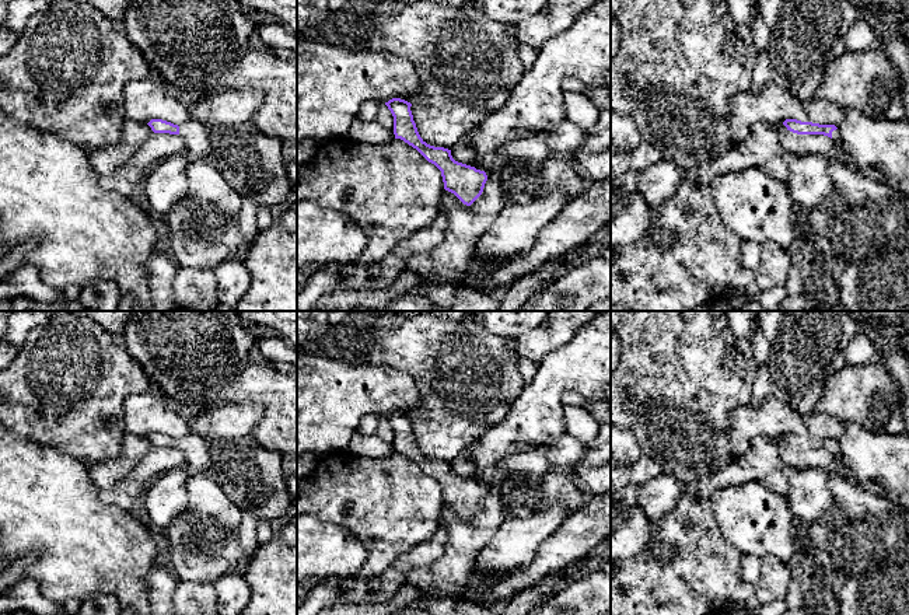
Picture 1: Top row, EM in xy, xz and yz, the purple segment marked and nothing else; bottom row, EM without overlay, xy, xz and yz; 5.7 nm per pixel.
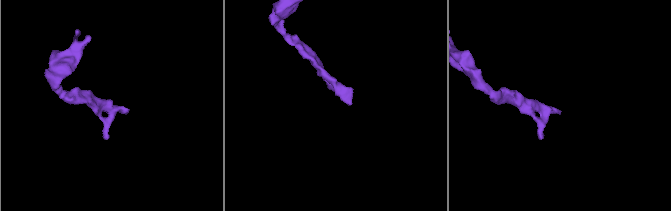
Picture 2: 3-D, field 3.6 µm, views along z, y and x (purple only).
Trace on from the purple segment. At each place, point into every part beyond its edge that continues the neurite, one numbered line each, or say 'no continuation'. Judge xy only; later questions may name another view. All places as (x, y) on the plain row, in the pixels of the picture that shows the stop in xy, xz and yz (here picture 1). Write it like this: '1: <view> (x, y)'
1: xy (196, 451)

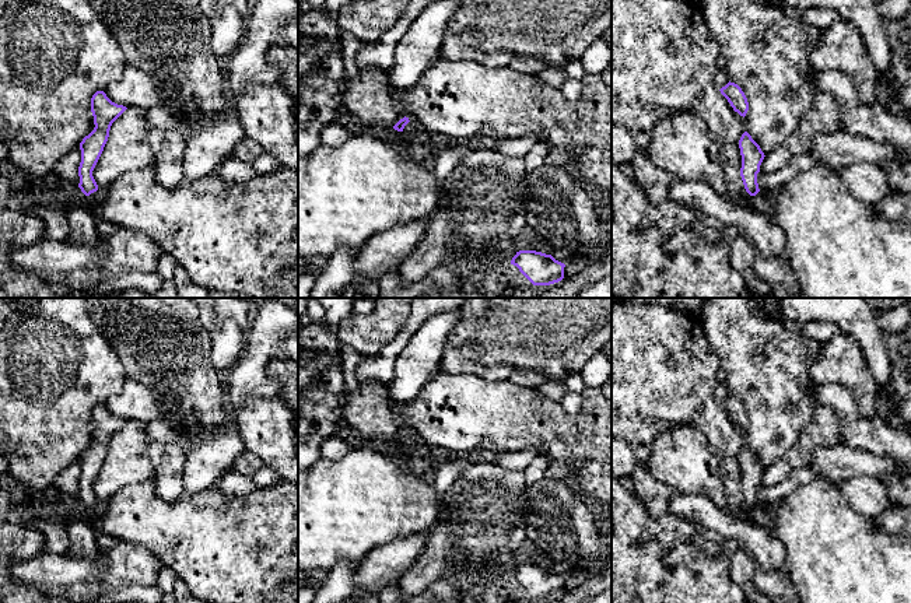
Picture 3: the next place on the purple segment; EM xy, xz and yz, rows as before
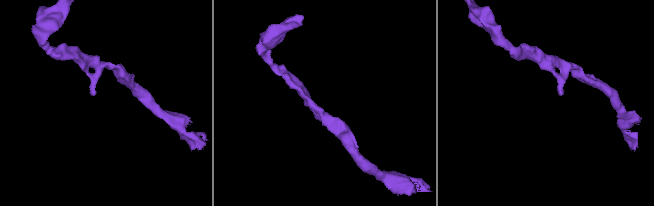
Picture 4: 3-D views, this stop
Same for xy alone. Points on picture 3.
1: xy (94, 511)

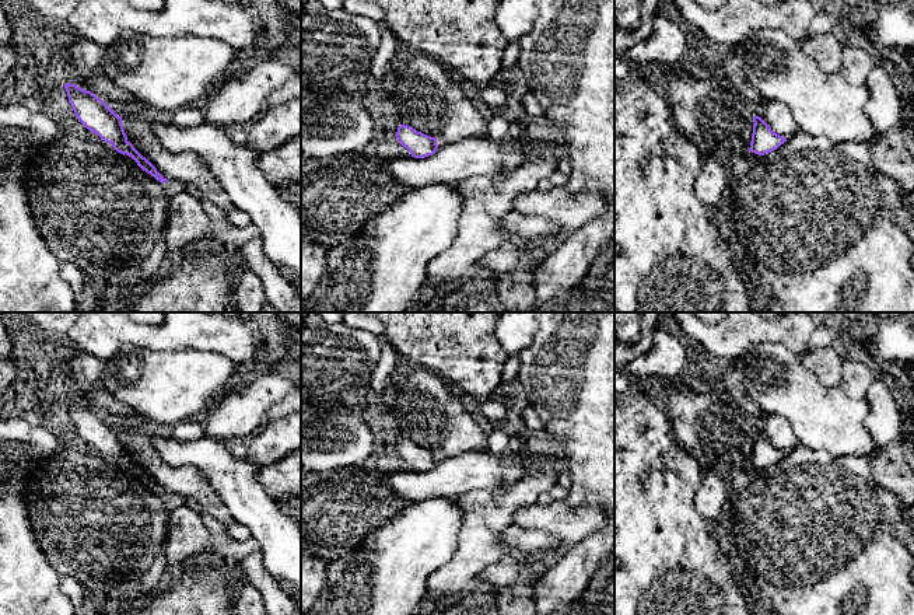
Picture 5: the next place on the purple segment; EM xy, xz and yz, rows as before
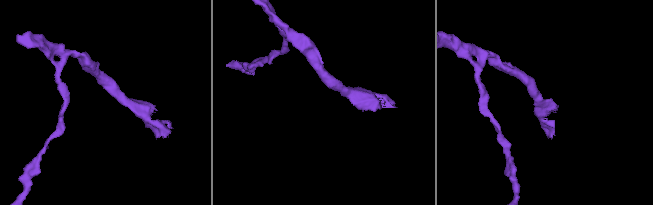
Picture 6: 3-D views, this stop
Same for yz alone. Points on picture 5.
no continuation

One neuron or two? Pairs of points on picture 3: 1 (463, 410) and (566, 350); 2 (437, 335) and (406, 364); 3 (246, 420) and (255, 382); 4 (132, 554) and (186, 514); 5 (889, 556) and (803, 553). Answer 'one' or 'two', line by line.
1: two
2: one
3: two
4: two
5: one

